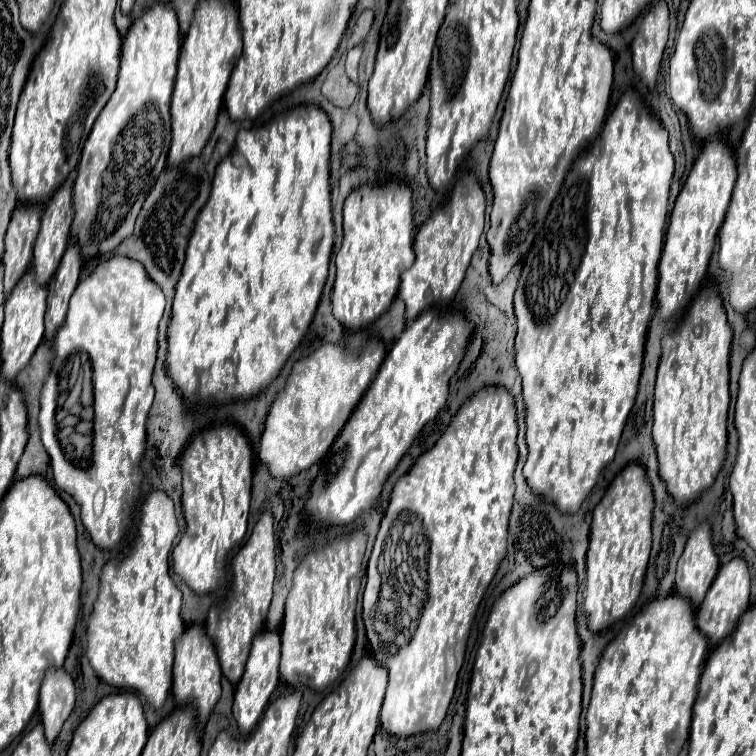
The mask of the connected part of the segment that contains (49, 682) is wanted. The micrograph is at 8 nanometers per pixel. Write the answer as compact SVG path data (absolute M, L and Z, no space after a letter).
M48 669L40 687L40 715L48 743L54 743L64 721L76 703L76 689L72 677L64 669Z

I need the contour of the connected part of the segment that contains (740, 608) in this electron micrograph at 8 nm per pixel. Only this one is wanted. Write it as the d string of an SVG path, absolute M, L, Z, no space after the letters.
M736 557L728 563L724 563L712 583L712 587L708 589L700 609L698 609L698 627L700 631L710 639L710 645L716 647L726 635L730 635L736 627L738 617L746 611L750 603L750 573L748 573L748 565L742 557Z

